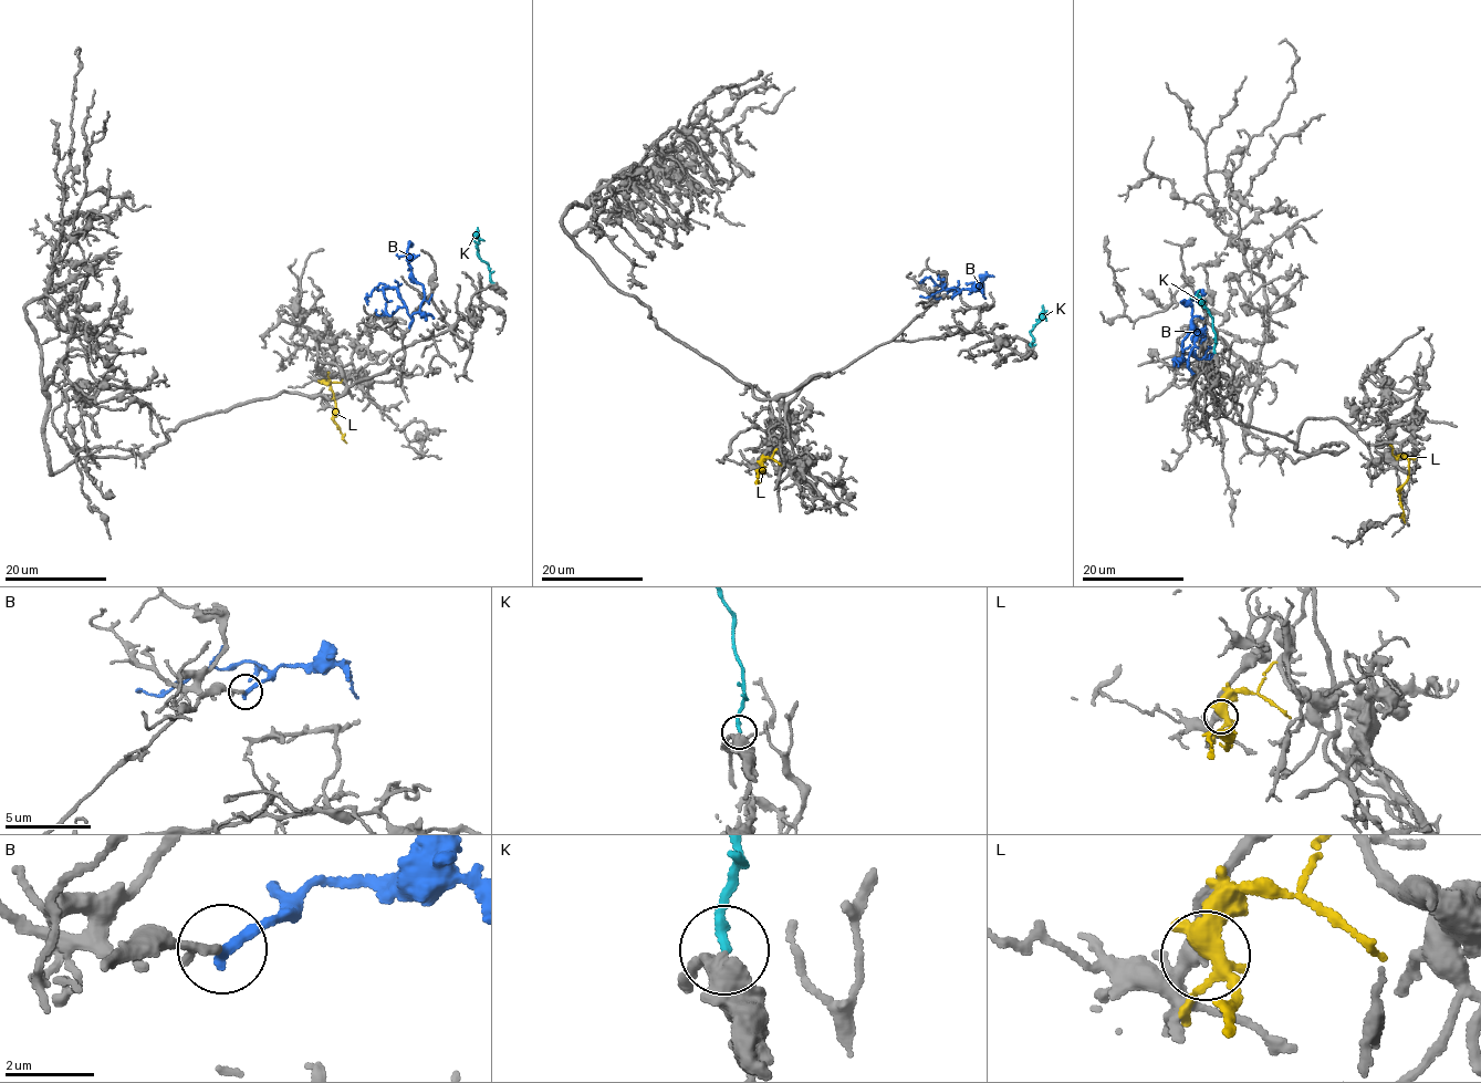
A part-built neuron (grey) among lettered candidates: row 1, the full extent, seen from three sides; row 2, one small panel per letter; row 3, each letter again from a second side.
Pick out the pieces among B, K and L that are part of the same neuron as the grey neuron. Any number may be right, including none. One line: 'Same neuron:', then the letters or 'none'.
Same neuron: B

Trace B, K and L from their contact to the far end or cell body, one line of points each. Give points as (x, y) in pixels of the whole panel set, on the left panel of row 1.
B: (409, 329), (410, 315), (419, 310), (424, 291), (409, 263), (409, 243), (413, 245)
K: (492, 282), (489, 264), (478, 254), (478, 228)
L: (323, 382), (329, 384), (333, 394), (334, 423), (346, 443)

